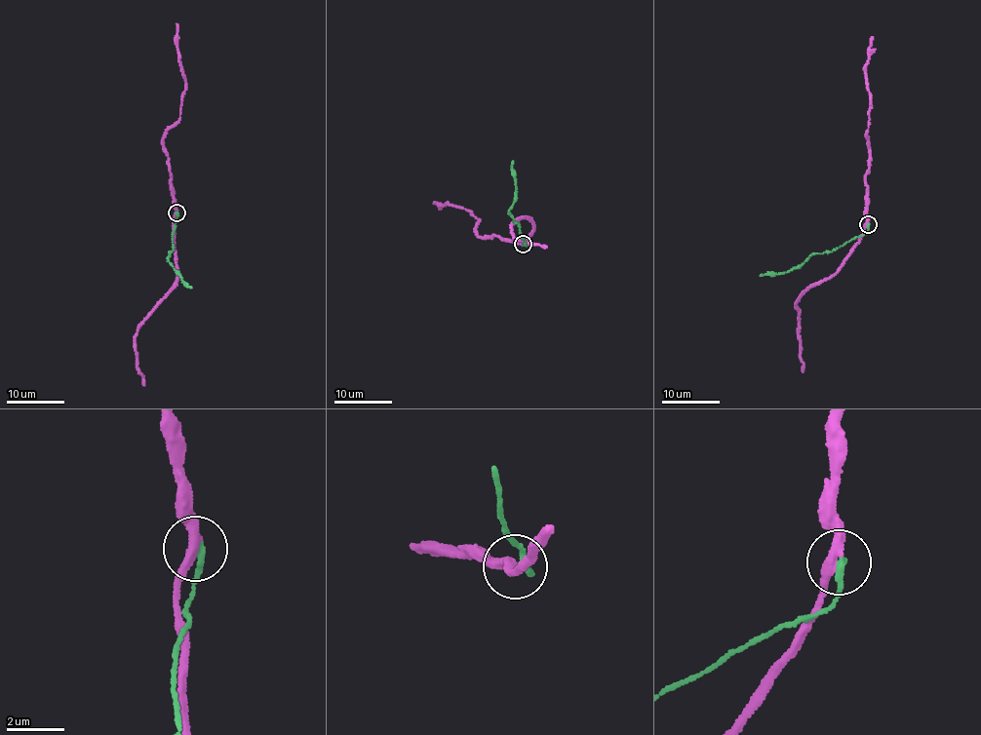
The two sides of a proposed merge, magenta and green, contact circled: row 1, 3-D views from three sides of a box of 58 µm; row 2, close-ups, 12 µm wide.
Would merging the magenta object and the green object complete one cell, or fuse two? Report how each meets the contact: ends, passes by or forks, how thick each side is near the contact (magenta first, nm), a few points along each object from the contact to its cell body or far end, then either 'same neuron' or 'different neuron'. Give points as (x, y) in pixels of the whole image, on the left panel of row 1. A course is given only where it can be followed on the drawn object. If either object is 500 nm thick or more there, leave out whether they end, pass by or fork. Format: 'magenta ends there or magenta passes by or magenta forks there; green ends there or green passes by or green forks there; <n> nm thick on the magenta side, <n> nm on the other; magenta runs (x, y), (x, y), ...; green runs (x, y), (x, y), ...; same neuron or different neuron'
magenta passes by; green ends there; 320 nm thick on the magenta side, 280 nm on the other; magenta runs (177, 212), (163, 144), (165, 131), (178, 120), (185, 90), (176, 23); green runs (176, 212), (173, 251), (168, 260), (187, 287), (191, 287); different neuron

